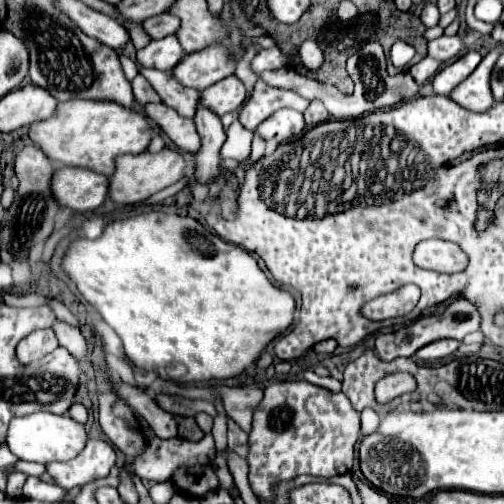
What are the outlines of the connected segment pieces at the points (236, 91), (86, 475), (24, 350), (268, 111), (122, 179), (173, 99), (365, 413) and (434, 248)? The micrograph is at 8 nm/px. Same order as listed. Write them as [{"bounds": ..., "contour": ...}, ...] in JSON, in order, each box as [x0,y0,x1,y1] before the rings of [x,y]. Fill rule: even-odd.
[{"bounds":[201,77,245,115],"contour":[[[227,77],[221,79],[221,83],[215,83],[207,89],[201,91],[201,99],[217,111],[217,115],[225,115],[229,111],[235,111],[243,101],[245,101],[245,85],[241,83],[239,77]]]},{"bounds":[47,441,115,489],"contour":[[[87,441],[83,451],[69,461],[47,463],[47,473],[63,489],[87,485],[95,479],[107,477],[115,465],[115,451],[107,441]]]},{"bounds":[17,329,59,365],"contour":[[[39,329],[39,331],[33,331],[31,335],[27,335],[25,339],[19,341],[19,345],[17,345],[17,359],[23,365],[27,365],[27,363],[43,359],[45,355],[49,355],[57,347],[59,347],[59,341],[57,341],[55,331]]]},{"bounds":[239,81,309,131],"contour":[[[257,81],[251,99],[243,105],[243,109],[239,113],[239,121],[245,129],[255,131],[259,127],[259,123],[265,121],[269,115],[273,115],[277,109],[293,107],[297,111],[305,111],[307,105],[309,105],[309,101],[293,91],[267,87],[265,83]]]},{"bounds":[109,147,185,205],"contour":[[[165,147],[159,153],[143,151],[137,155],[121,155],[121,159],[117,159],[117,171],[111,179],[109,197],[117,203],[123,203],[123,205],[139,203],[139,201],[149,199],[157,191],[177,183],[183,175],[185,175],[185,153],[179,149]]]},{"bounds":[139,67,197,119],"contour":[[[139,67],[139,73],[151,83],[151,87],[161,95],[161,99],[165,99],[165,103],[173,109],[179,111],[179,115],[185,115],[189,119],[193,119],[193,111],[197,105],[197,89],[189,89],[185,85],[181,85],[171,71],[159,71],[159,69],[151,69],[151,67]]]},{"bounds":[360,408,379,436],"contour":[[[365,408],[360,413],[360,422],[363,436],[368,436],[377,430],[379,415],[371,408]]]},{"bounds":[413,239,467,273],"contour":[[[429,239],[415,247],[413,261],[423,269],[453,273],[465,269],[467,255],[451,241]]]}]

